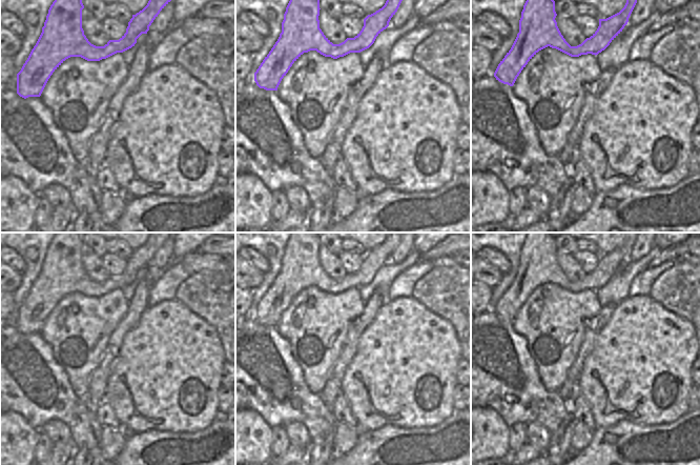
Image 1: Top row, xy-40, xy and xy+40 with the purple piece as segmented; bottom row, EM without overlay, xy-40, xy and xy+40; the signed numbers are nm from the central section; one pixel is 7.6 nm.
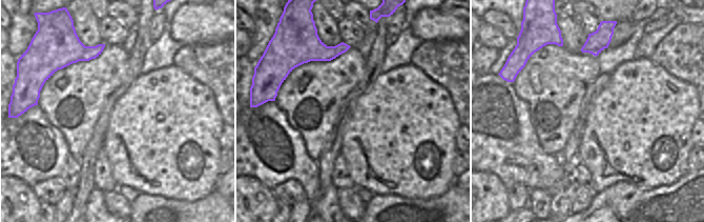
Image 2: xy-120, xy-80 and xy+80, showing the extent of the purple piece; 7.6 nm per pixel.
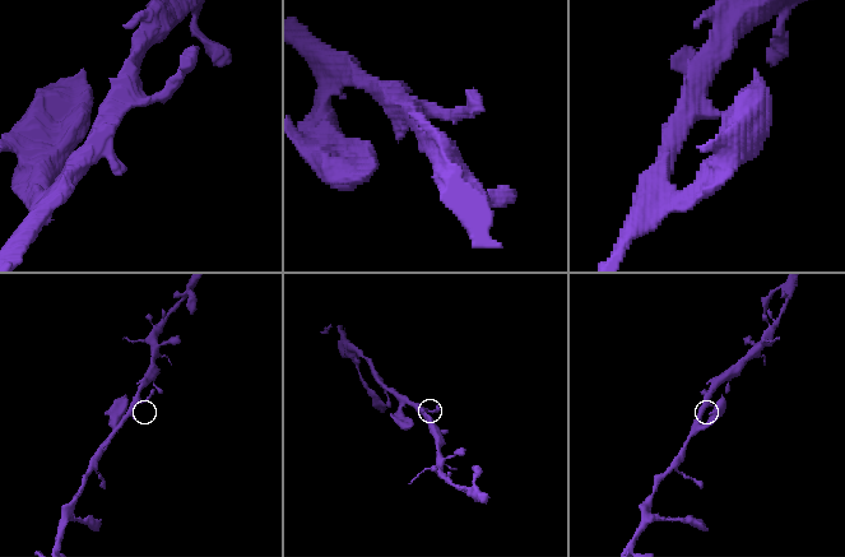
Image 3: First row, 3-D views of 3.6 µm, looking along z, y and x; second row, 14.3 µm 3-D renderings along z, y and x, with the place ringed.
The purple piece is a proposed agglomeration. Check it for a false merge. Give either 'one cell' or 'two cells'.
one cell

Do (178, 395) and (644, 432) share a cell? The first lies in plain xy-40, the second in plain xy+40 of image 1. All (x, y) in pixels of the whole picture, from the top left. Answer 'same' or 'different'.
different

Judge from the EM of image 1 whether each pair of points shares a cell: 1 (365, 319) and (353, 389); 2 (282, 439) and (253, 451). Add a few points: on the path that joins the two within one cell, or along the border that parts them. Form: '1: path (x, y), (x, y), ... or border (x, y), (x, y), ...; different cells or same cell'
1: border (377, 311), (359, 336), (353, 355); different cells
2: border (272, 428), (270, 453); different cells

